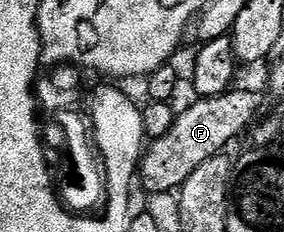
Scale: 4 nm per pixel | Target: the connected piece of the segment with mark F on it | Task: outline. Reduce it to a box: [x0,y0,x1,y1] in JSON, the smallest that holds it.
[138,91,264,193]

